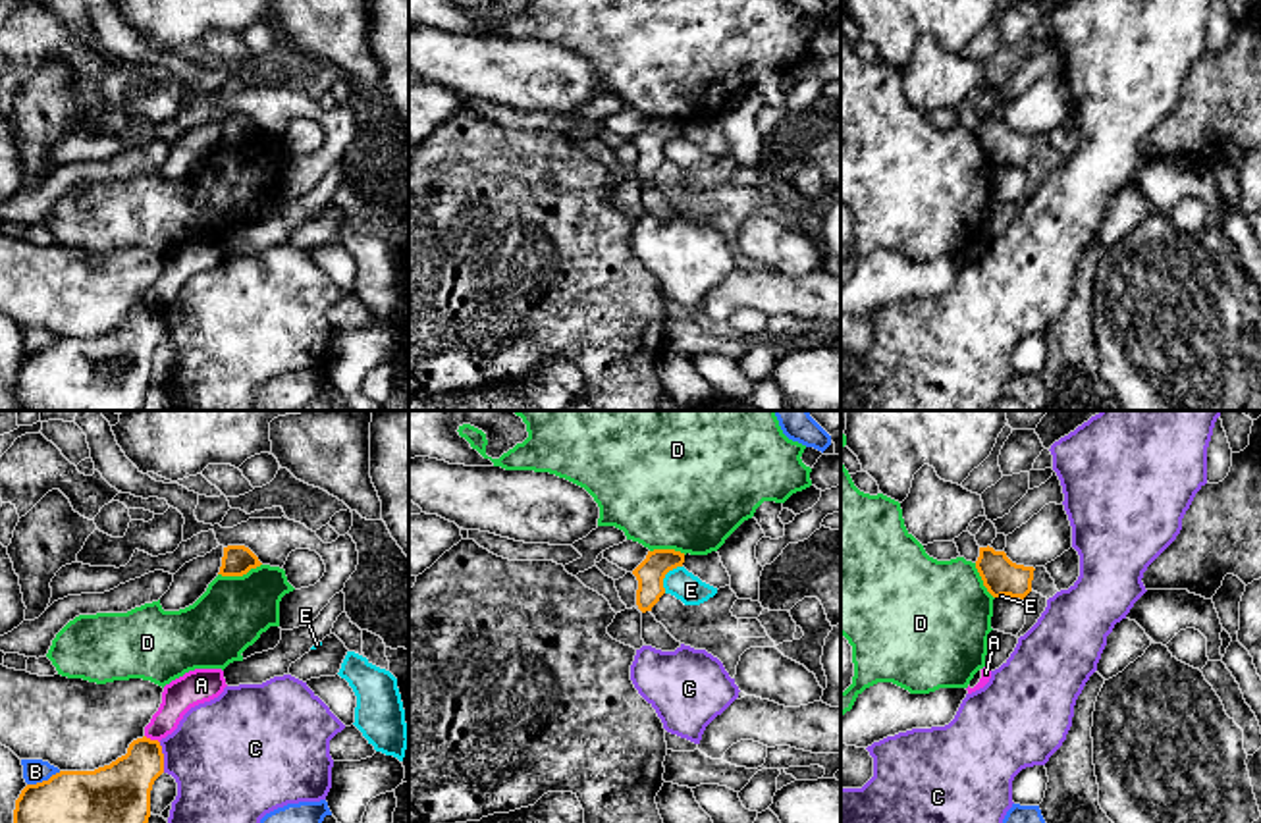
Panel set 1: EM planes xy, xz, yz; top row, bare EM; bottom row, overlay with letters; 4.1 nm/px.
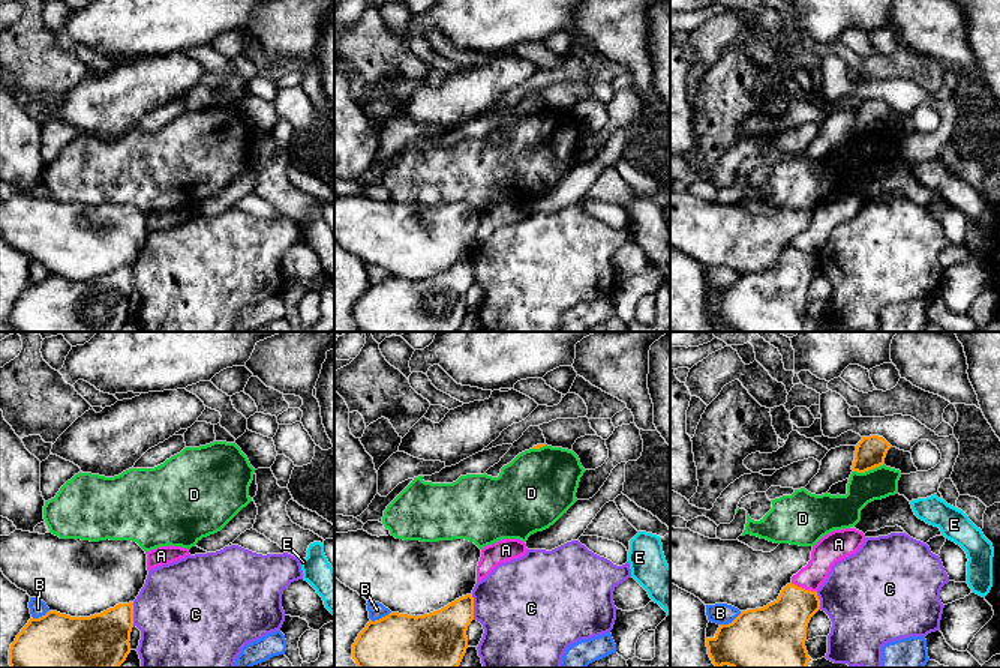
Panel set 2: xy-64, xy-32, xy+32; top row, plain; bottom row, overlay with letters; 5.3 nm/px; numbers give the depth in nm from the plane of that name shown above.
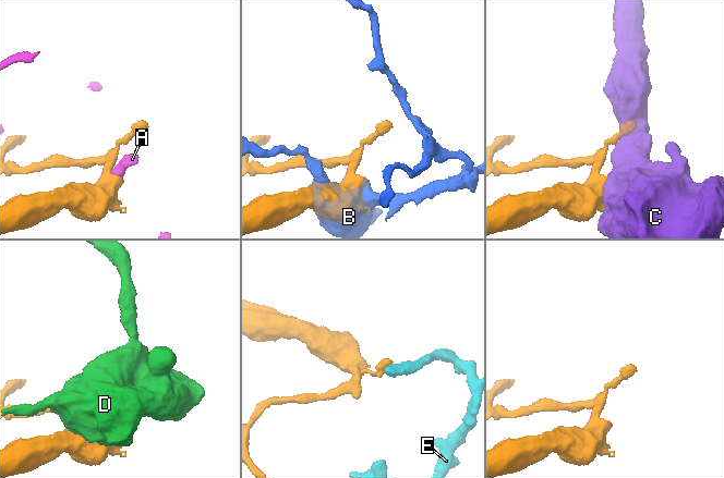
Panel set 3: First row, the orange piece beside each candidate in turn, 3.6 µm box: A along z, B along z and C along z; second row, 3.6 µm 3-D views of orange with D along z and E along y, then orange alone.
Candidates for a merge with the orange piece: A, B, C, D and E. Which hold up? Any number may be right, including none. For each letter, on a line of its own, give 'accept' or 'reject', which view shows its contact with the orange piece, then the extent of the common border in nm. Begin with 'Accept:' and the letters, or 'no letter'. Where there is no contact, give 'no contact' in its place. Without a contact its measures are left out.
Accept: no letter
A: reject; meets orange in xy; contact 70 nm long
B: reject; meets orange in xy; contact 160 nm long
C: reject; meets orange in xy; contact 130 nm long
D: reject; meets orange in xy; contact 190 nm long
E: reject; meets orange in xz; contact 140 nm long

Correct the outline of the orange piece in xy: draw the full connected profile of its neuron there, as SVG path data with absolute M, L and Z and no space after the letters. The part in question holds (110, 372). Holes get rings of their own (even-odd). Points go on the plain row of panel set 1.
M147 305L127 322L94 339L60 339L48 349L27 353L13 378L13 399L21 411L143 411L150 385L150 358L164 341L158 308Z

